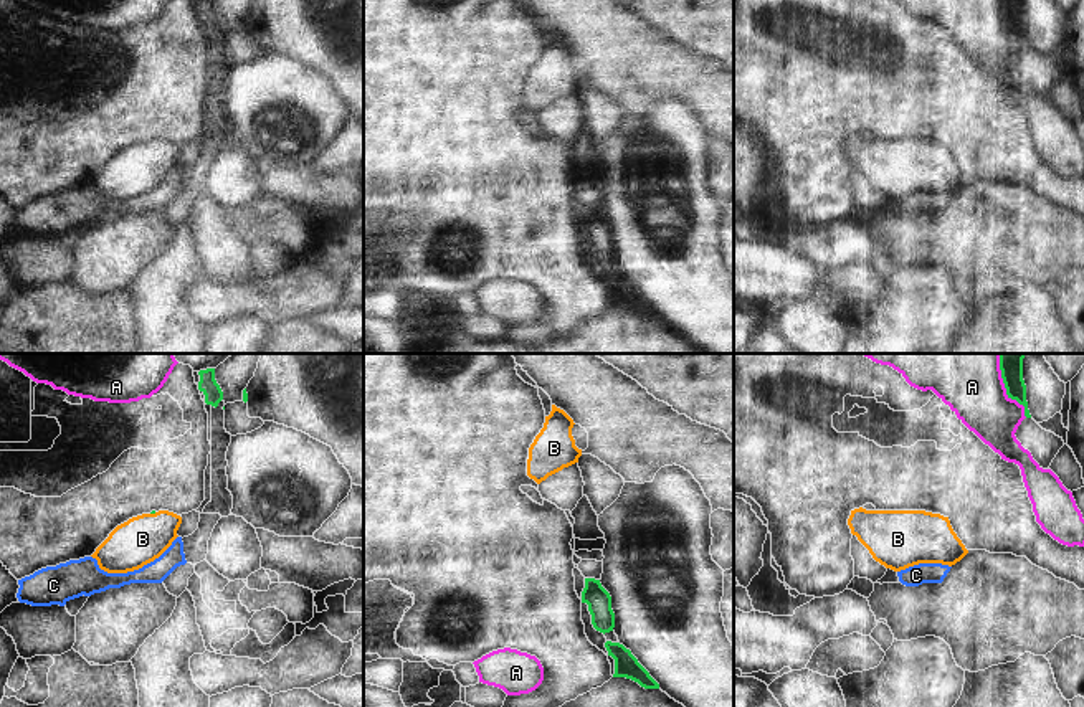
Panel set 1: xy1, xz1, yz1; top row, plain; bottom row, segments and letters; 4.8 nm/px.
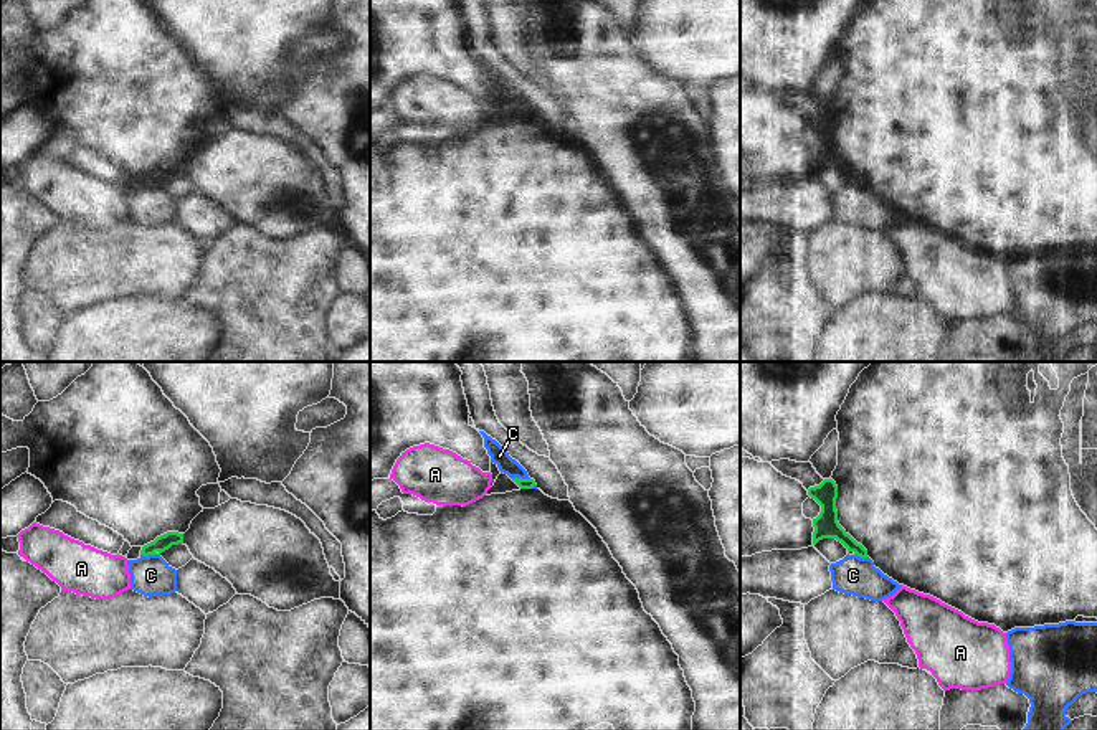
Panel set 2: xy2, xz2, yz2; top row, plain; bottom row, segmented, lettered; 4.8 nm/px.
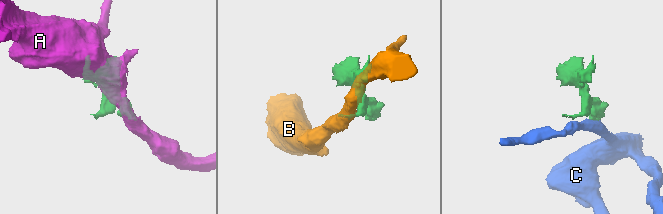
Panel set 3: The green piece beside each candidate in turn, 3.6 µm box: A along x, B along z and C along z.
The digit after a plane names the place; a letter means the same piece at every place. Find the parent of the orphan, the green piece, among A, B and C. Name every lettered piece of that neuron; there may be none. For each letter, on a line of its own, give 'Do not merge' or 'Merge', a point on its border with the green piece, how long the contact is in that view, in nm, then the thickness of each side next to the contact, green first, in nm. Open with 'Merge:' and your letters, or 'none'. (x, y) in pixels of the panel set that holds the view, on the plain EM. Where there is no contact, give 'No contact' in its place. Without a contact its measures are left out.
Merge: B
A: Do not merge. Touches green at yz1 (1008, 25). Shared border 260 nm. Thickness 100 nm (green) against 280 nm
B: Merge. Touches green at xy1 (152, 142). Shared border 30 nm. Thickness 20 nm (green) against 240 nm
C: Do not merge. Touches green at xy2 (151, 184). Shared border 100 nm. Thickness 80 nm (green) against 190 nm.

